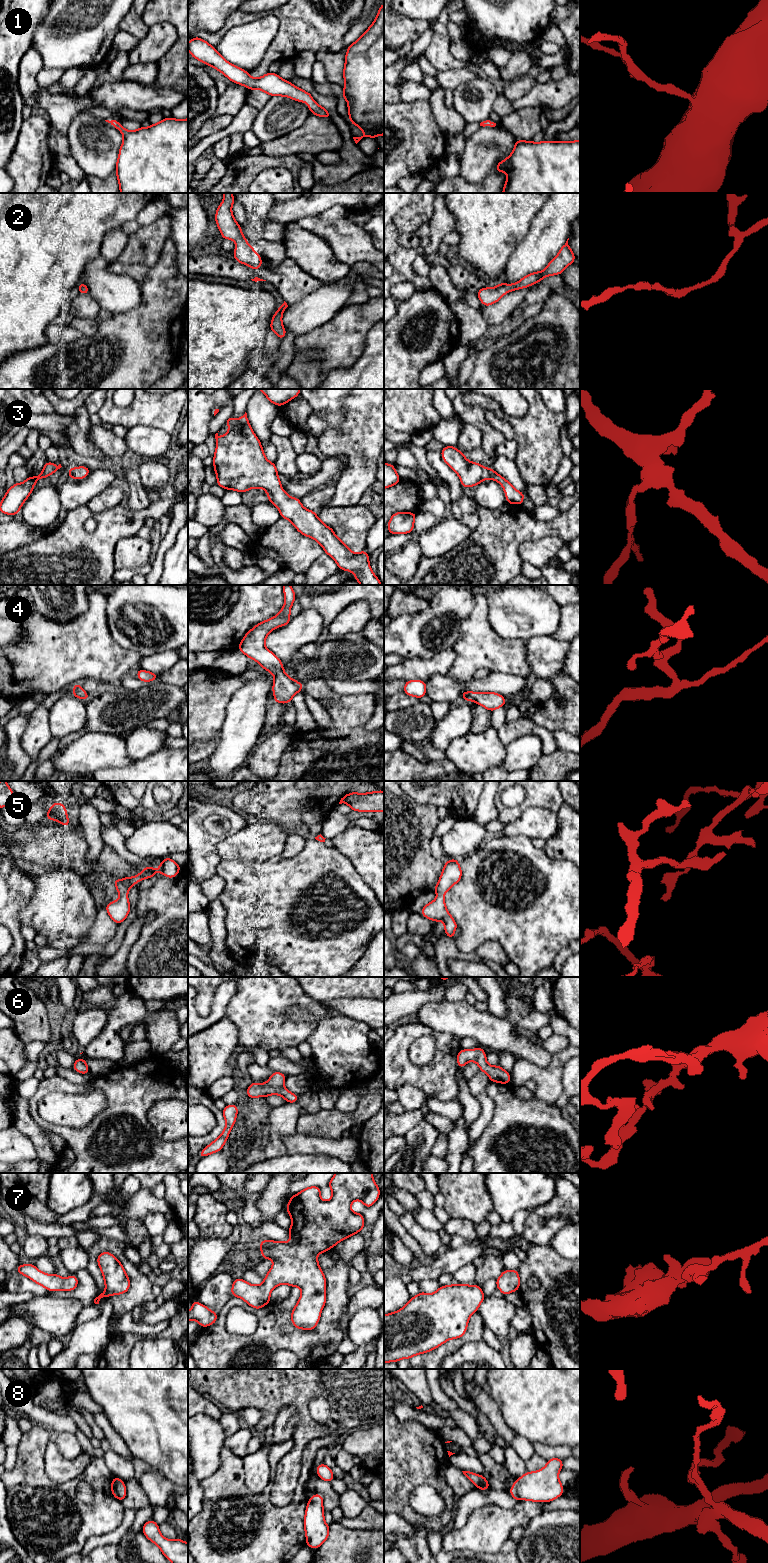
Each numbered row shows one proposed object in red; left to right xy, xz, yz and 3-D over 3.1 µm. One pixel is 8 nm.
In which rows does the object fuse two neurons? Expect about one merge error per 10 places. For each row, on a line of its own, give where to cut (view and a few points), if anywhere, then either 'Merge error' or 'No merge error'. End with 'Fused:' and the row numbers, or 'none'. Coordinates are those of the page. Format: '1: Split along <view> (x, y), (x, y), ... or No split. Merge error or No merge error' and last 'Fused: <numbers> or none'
1: No split. No merge error
2: No split. No merge error
3: No split. No merge error
4: No split. No merge error
5: No split. No merge error
6: No split. No merge error
7: No split. No merge error
8: No split. No merge error
Fused: none

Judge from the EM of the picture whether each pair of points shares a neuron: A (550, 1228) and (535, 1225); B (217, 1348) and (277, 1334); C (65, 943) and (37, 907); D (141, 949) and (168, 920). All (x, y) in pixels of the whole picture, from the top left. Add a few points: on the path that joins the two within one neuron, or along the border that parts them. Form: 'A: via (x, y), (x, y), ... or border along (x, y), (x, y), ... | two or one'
A: via (546, 1228), (539, 1228) | one
B: via (232, 1348), (237, 1348), (252, 1338), (262, 1338) | one
C: border along (84, 936), (82, 938), (59, 938), (51, 942) | two
D: via (148, 942), (163, 927) | one

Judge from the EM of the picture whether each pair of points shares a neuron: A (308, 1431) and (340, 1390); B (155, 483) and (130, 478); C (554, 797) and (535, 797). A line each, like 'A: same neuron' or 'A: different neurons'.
A: same neuron
B: different neurons
C: same neuron

